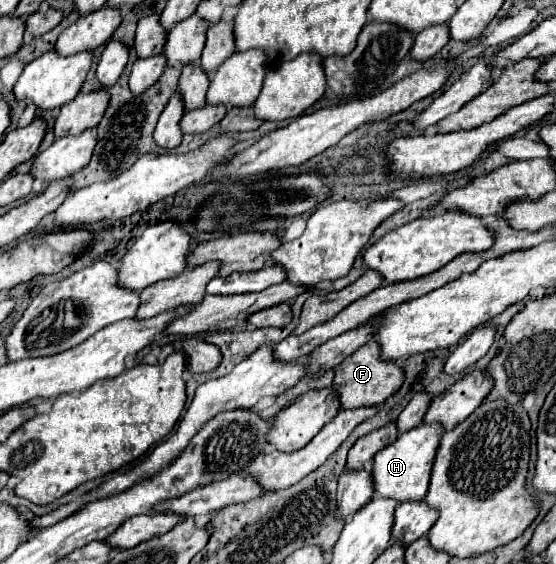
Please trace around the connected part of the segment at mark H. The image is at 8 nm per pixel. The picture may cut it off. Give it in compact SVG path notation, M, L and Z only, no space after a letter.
M423 422L409 432L401 434L393 444L385 446L381 452L373 458L373 482L375 482L375 494L381 498L395 498L399 502L405 500L423 500L429 488L431 468L435 462L435 454L441 442L445 428L439 422Z

